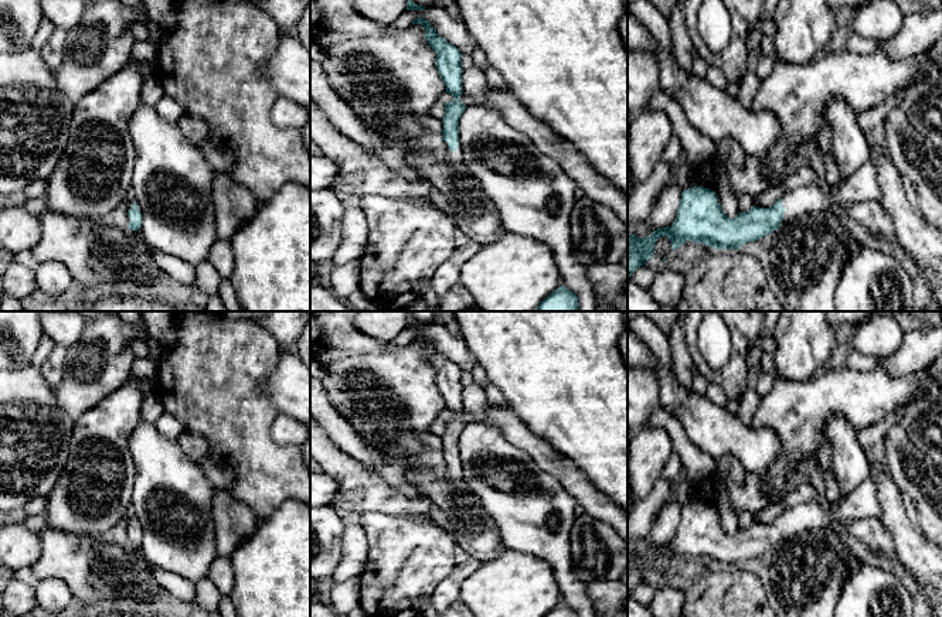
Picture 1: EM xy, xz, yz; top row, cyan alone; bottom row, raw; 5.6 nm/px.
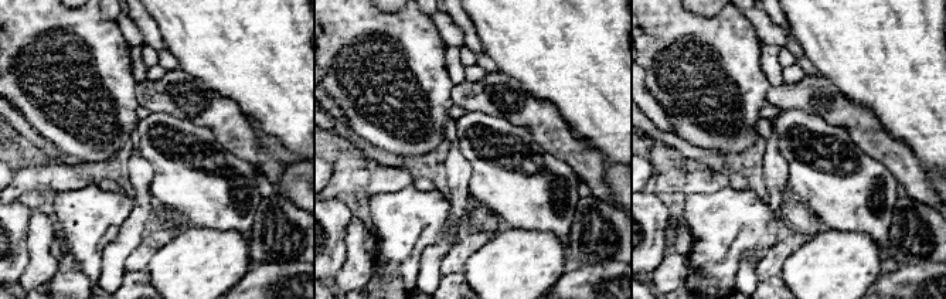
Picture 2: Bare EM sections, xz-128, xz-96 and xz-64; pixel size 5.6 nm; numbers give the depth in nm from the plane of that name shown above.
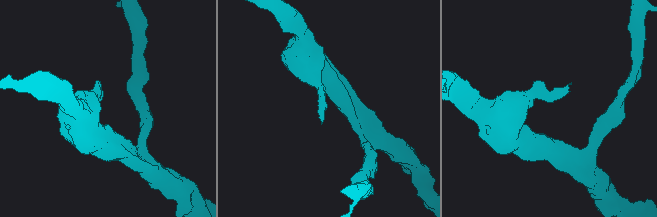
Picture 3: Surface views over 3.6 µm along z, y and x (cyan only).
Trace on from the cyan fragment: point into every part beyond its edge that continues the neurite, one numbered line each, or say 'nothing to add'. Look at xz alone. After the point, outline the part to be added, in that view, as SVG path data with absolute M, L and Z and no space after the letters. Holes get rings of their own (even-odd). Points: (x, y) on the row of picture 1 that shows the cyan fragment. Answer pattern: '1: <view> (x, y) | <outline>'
1: xz (454, 159) | M443 142L443 147L445 147L445 151L443 151L442 156L443 156L443 158L446 160L446 163L449 166L452 166L452 167L462 167L465 164L465 160L462 157L462 146L460 144L459 144L456 151L450 151L448 149L448 142Z

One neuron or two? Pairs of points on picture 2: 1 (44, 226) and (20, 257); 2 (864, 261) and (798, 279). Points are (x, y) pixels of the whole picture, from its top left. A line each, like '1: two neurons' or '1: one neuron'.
1: two neurons
2: one neuron

